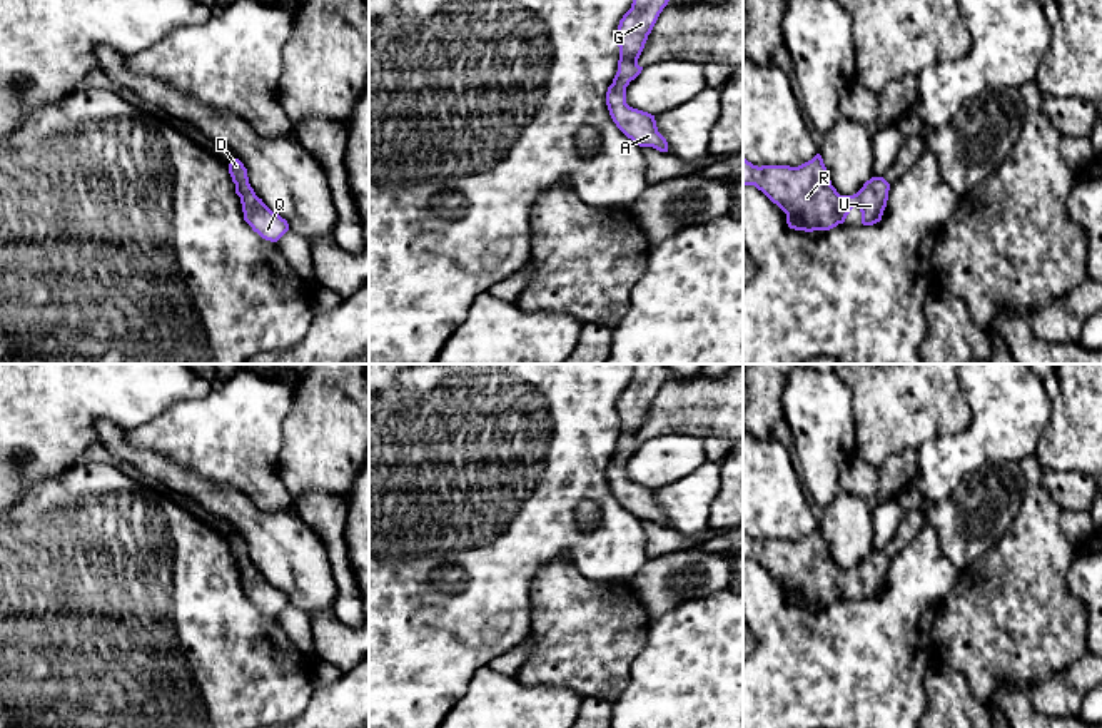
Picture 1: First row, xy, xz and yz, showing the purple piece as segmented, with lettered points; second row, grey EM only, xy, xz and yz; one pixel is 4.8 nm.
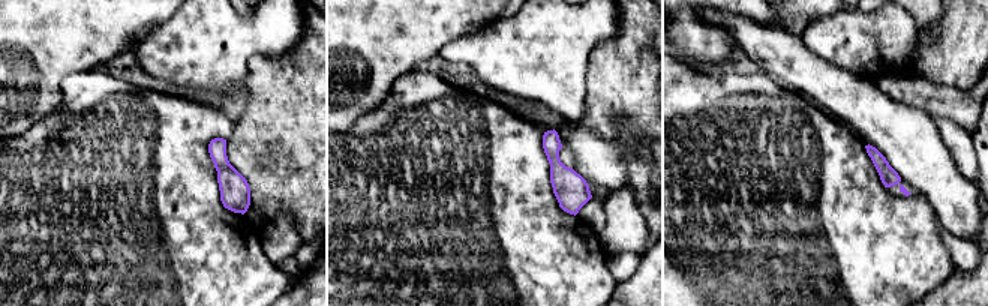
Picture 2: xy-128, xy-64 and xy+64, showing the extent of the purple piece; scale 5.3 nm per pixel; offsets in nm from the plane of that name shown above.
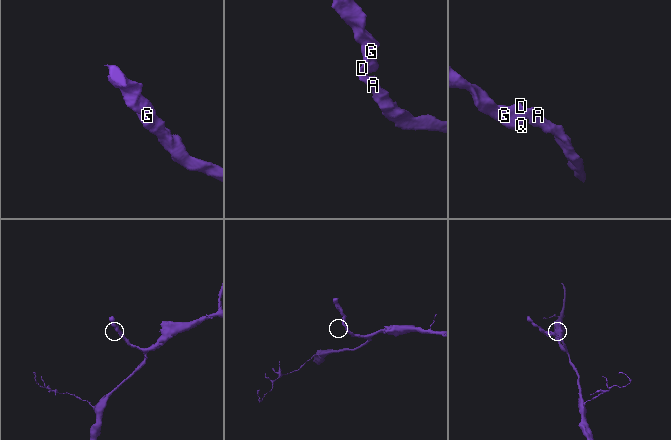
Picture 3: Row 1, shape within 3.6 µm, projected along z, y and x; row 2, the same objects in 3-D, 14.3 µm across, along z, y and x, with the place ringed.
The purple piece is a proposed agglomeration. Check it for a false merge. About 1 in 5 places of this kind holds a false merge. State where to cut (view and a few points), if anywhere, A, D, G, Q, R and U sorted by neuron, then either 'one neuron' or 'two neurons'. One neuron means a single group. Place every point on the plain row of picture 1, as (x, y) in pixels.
no cut | A D G Q R U | one neuron

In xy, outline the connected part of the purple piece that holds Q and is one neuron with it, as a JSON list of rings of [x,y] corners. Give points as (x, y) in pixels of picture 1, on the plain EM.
[[[239,533],[229,538],[229,548],[235,558],[235,568],[240,571],[244,594],[262,613],[277,616],[289,604],[287,594],[272,586],[262,573],[255,569],[249,558],[247,543]]]

